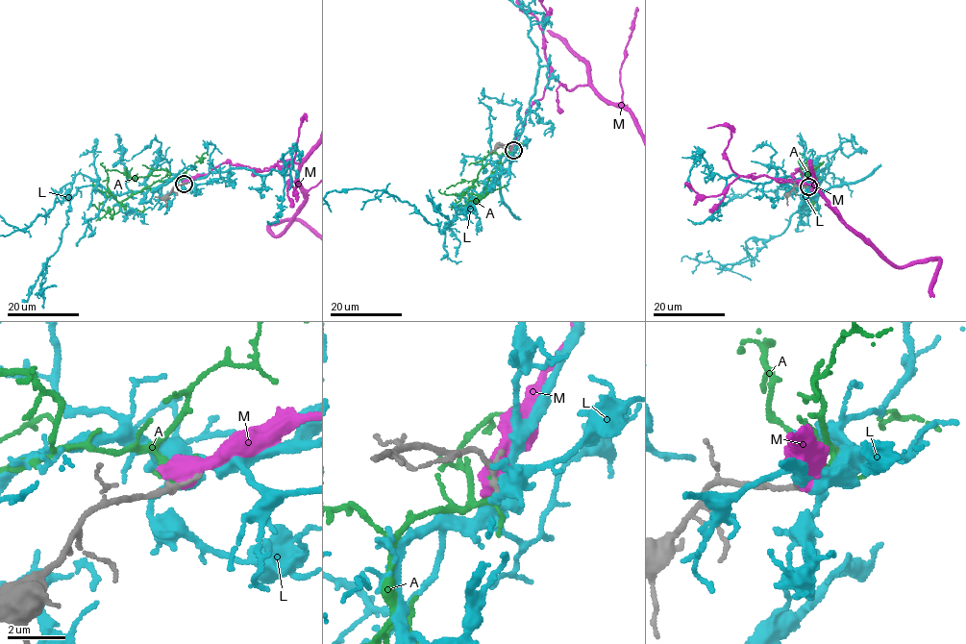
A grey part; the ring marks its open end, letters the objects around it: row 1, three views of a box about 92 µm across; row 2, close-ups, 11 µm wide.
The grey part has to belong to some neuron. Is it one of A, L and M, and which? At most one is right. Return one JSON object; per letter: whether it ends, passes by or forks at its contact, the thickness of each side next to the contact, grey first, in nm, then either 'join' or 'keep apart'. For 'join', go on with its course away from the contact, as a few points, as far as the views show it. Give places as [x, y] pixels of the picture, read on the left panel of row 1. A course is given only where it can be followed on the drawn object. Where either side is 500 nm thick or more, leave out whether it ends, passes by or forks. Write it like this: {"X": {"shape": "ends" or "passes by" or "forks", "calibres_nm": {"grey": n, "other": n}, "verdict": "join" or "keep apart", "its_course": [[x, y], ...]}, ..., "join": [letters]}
{"A": {"shape": "forks", "calibres_nm": {"grey": 160, "other": 120}, "verdict": "keep apart"}, "L": {"shape": "passes by", "calibres_nm": {"grey": 150, "other": 400}, "verdict": "keep apart"}, "M": {"calibres_nm": {"grey": 260, "other": 750}, "verdict": "keep apart"}, "join": []}

